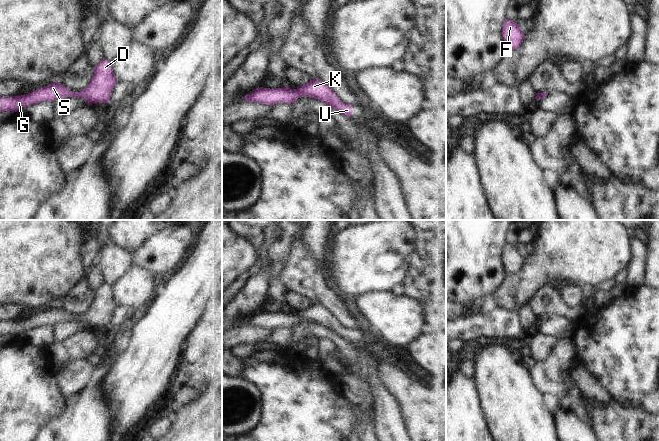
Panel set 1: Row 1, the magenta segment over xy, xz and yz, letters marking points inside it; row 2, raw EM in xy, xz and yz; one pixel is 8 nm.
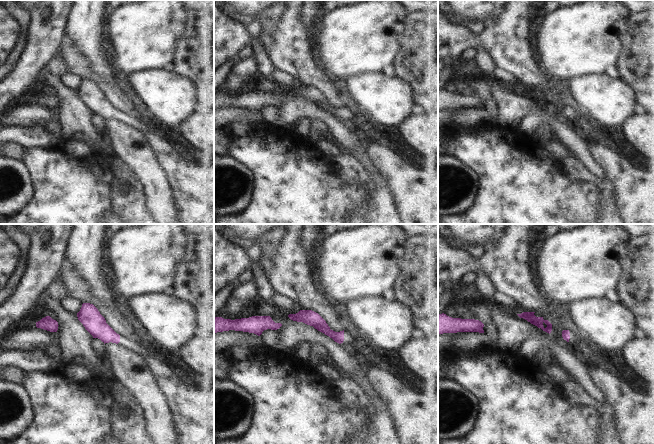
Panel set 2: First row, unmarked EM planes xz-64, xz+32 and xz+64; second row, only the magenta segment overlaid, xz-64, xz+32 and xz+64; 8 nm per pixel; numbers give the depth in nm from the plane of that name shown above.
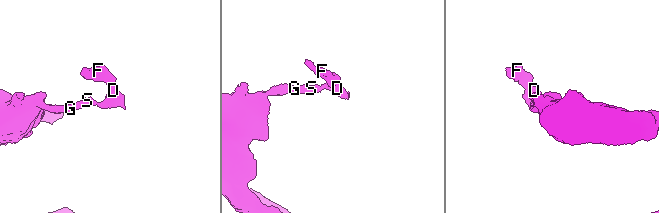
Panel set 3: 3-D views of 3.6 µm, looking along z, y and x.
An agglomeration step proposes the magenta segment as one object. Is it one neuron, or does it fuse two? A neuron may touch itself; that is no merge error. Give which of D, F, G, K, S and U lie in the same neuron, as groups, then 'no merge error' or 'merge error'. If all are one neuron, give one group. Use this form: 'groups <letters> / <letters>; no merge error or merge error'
groups D F G K S U; no merge error

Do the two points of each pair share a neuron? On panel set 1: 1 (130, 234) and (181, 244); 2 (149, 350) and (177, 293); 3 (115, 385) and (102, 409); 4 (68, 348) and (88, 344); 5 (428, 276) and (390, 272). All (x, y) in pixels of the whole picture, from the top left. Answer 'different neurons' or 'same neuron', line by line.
1: different neurons
2: same neuron
3: different neurons
4: same neuron
5: different neurons

